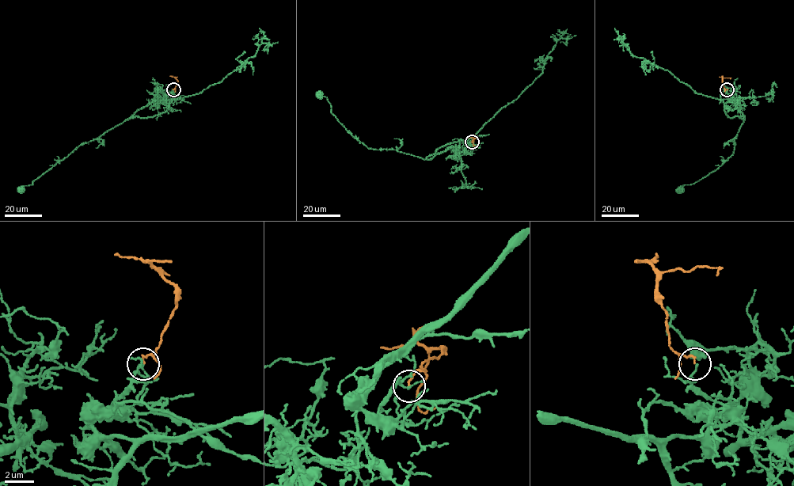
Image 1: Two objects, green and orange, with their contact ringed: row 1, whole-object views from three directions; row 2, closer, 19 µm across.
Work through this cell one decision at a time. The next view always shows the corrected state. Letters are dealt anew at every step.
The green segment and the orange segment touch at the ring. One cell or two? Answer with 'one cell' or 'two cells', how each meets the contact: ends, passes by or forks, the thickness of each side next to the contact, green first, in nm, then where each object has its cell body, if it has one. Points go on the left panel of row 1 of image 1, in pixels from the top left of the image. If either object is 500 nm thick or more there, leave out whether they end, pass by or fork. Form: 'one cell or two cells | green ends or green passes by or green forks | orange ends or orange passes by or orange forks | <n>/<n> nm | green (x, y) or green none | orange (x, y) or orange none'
two cells | green ends | orange ends | 120/110 nm | green (20, 189) | orange none

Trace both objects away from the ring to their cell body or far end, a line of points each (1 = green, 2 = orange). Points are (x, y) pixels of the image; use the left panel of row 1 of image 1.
1: (173, 90), (165, 100), (161, 97), (152, 101), (123, 123), (96, 138), (83, 142), (32, 184), (20, 188)
2: (173, 90), (177, 82), (174, 77), (176, 78)

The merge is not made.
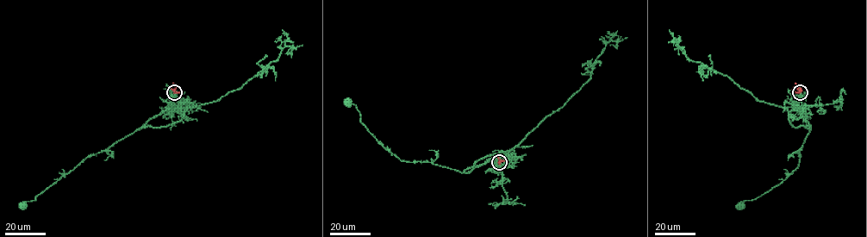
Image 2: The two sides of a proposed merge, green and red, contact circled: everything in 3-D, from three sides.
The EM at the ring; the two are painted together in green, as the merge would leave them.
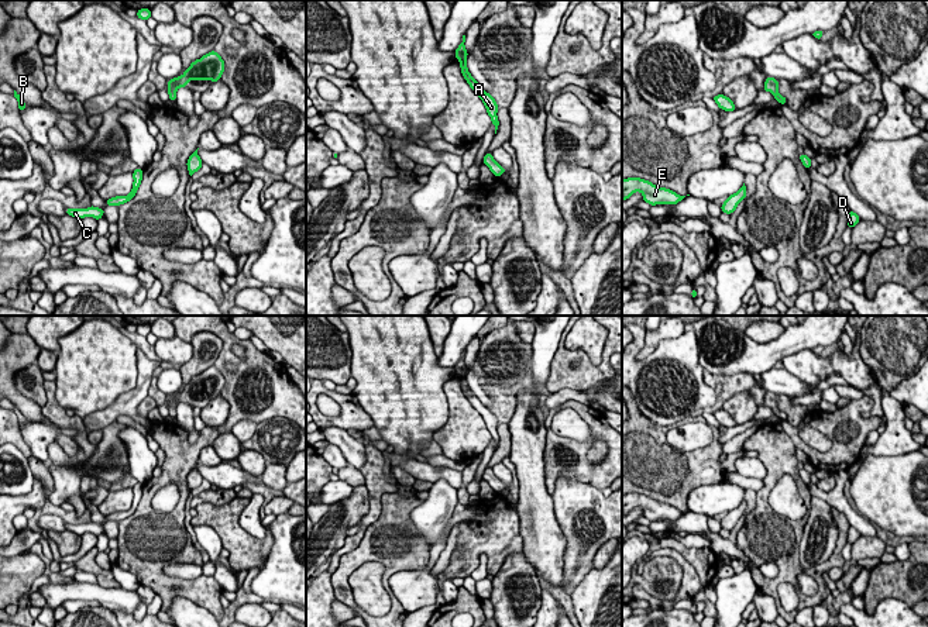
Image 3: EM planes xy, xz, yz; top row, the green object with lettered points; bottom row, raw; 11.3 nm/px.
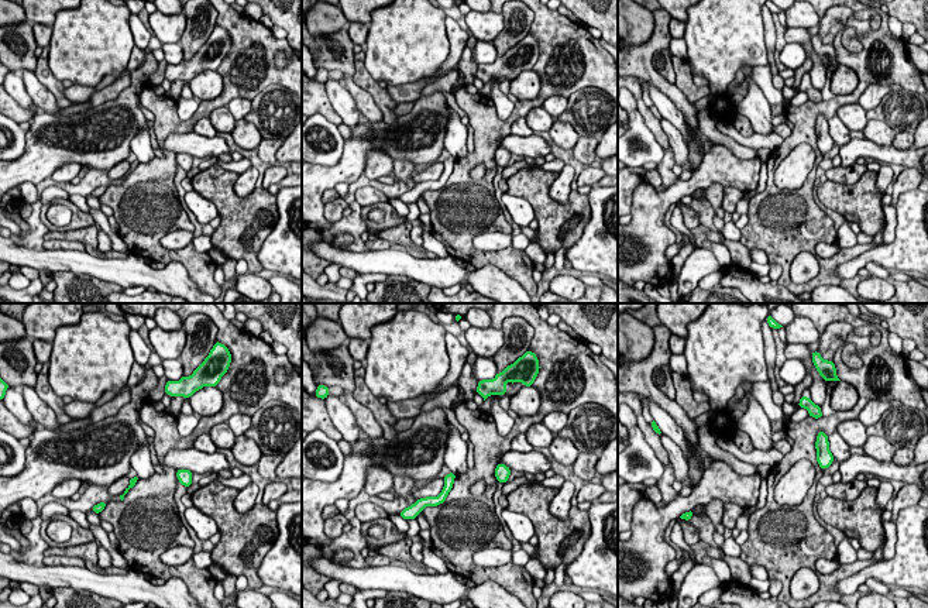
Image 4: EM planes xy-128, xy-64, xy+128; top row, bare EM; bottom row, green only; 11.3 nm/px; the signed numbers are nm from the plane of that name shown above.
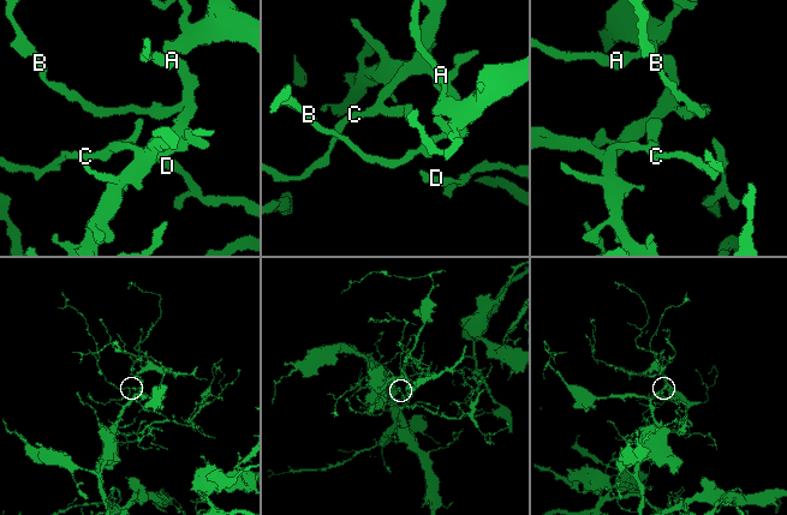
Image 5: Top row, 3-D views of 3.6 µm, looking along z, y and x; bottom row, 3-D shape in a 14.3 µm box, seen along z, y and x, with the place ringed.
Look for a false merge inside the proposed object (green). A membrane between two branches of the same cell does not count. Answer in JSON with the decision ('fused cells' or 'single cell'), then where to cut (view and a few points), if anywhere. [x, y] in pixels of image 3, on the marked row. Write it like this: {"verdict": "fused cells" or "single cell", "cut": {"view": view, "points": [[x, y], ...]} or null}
{"verdict": "single cell", "cut": null}

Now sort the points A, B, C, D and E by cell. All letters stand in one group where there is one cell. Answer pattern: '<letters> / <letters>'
A B C D E

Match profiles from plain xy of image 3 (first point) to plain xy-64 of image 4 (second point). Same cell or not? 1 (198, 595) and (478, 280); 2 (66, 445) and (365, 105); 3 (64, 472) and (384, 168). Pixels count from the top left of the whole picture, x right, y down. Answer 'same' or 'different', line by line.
1: different
2: same
3: same

